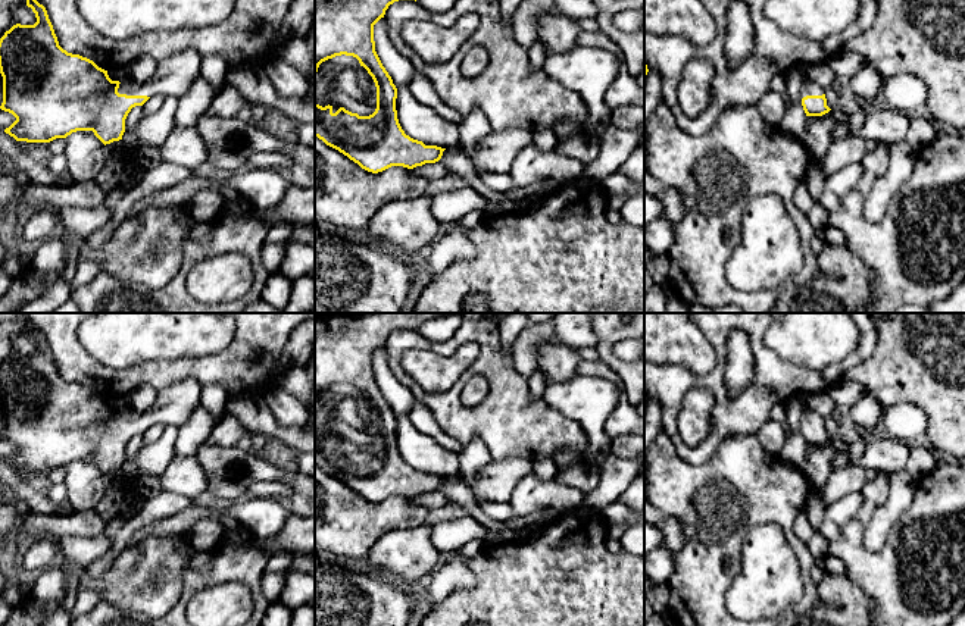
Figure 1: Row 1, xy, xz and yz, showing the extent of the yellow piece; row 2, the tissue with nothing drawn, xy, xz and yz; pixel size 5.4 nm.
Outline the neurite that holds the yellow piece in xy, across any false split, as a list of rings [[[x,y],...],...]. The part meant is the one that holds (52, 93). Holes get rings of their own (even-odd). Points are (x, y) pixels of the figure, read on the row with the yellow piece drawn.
[[[26,0],[26,6],[35,13],[34,25],[13,25],[0,38],[0,73],[3,76],[1,110],[12,113],[16,120],[4,129],[16,141],[50,143],[56,138],[66,138],[76,131],[93,131],[106,145],[122,140],[125,119],[132,107],[143,106],[153,96],[182,97],[200,76],[202,57],[196,50],[182,50],[162,62],[157,62],[156,72],[144,82],[112,81],[107,71],[99,68],[93,60],[72,54],[59,46],[47,10],[37,0]]]

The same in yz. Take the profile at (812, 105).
[[[809,79],[803,84],[800,97],[806,116],[822,116],[831,110],[827,106],[825,90]]]

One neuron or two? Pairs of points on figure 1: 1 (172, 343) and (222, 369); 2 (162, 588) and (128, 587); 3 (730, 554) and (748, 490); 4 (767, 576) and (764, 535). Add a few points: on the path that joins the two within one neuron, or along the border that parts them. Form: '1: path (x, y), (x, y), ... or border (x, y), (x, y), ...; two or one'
1: border (230, 343), (221, 351), (211, 354), (164, 359); two
2: path (153, 587), (137, 587); one
3: path (730, 538), (731, 506); one
4: path (767, 566), (764, 545); one

